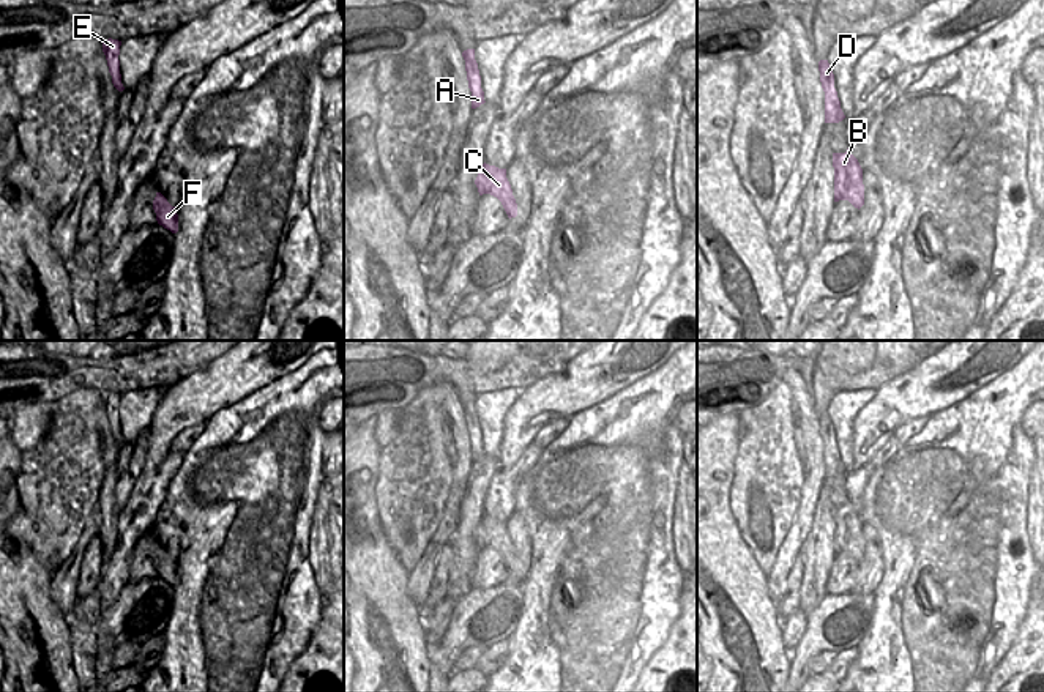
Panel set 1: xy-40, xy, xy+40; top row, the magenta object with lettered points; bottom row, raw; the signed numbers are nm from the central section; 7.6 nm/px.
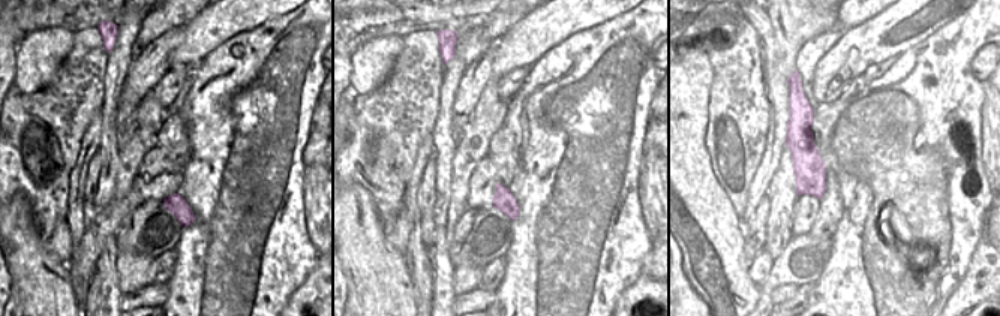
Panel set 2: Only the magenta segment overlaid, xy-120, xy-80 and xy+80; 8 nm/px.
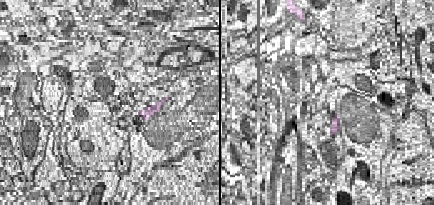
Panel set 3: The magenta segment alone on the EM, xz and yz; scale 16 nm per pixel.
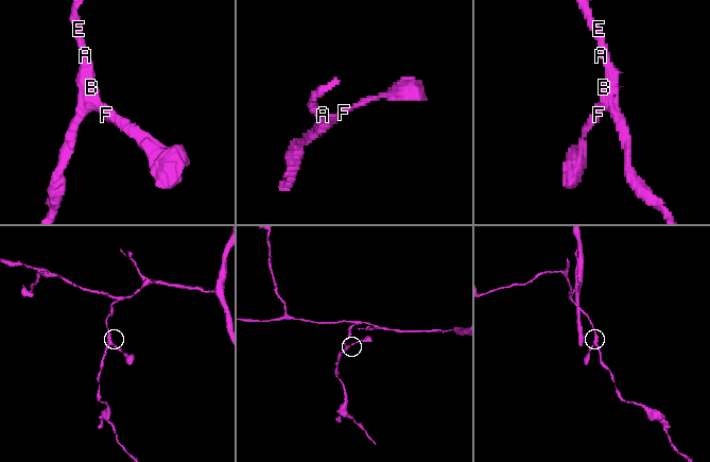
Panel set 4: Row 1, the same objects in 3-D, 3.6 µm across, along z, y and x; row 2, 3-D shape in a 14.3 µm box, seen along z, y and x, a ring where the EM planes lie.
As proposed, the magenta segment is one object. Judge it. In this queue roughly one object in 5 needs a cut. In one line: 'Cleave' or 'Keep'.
Keep.

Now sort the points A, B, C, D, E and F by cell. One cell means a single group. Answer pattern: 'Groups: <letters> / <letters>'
Groups: A B C D E F.

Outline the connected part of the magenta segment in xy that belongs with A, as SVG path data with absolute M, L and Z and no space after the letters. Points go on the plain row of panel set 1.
M475 402L464 404L462 410L465 413L468 441L472 445L472 462L476 462L486 454L484 454L484 445L481 441L481 429L479 429L478 416L475 413Z

